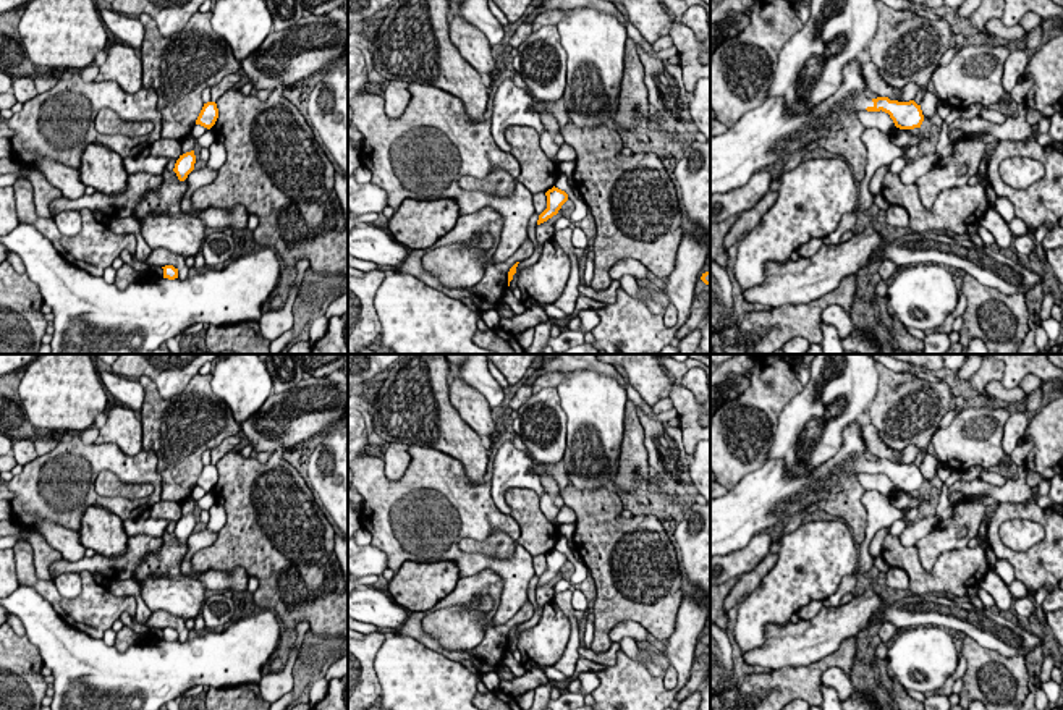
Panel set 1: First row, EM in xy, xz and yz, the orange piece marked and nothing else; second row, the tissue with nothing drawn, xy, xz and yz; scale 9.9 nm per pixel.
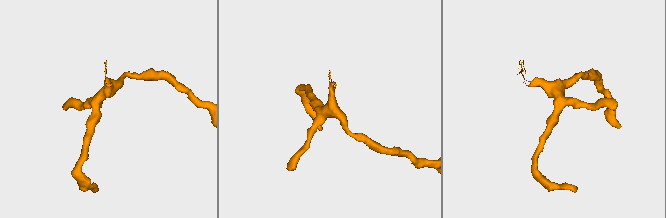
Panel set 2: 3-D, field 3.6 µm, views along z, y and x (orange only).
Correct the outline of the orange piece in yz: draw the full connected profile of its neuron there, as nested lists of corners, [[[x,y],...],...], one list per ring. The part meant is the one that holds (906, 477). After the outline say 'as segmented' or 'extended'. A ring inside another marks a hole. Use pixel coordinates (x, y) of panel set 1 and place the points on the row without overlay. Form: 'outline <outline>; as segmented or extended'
outline [[[862,424],[843,430],[840,451],[803,475],[785,472],[783,459],[770,459],[746,474],[725,497],[710,501],[710,558],[744,548],[756,534],[783,526],[814,503],[835,500],[861,472],[885,474],[900,492],[921,490],[924,477],[914,463],[869,461]]]; extended

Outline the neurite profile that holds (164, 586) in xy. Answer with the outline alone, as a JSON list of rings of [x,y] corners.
[[[163,532],[159,552],[146,555],[131,576],[141,584],[141,595],[150,611],[163,610],[183,619],[201,615],[205,587],[181,573],[188,543],[180,543],[173,532]]]

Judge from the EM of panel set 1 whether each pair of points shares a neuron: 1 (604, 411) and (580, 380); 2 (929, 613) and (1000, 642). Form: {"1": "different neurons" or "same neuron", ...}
{"1": "same neuron", "2": "same neuron"}

